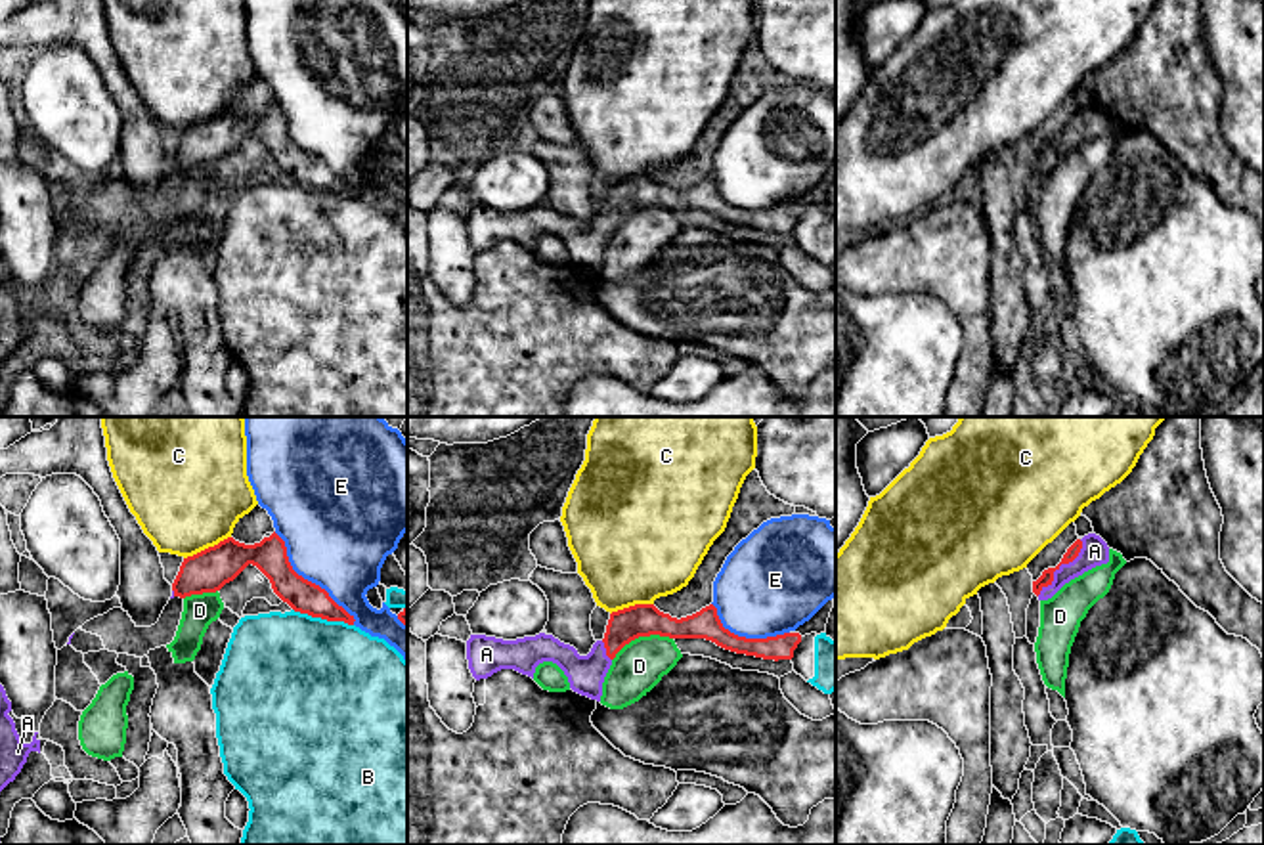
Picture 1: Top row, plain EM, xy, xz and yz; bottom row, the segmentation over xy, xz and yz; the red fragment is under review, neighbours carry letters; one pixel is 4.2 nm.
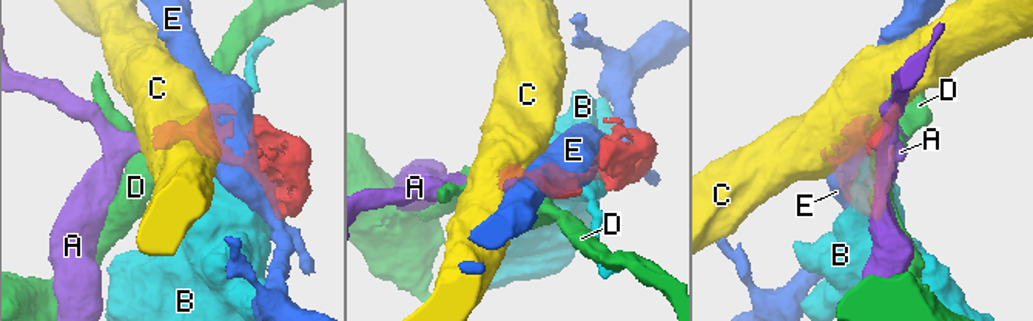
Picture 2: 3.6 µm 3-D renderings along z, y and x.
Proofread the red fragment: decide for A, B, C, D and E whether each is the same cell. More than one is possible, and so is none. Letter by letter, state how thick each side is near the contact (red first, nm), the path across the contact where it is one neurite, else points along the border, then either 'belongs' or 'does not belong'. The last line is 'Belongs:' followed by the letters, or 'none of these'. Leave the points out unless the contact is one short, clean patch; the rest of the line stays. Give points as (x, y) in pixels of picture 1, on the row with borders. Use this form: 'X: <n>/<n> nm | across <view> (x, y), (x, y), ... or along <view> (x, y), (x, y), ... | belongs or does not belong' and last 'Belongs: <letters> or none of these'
A: 60/120 nm | across yz (1046, 578), (1062, 563), (1075, 563), (1094, 551) | belongs
B: 140/500 nm | does not belong
C: 180/480 nm | along xy (230, 536), (184, 559) | does not belong
D: 140/220 nm | does not belong
E: 140/460 nm | does not belong
Belongs: A

